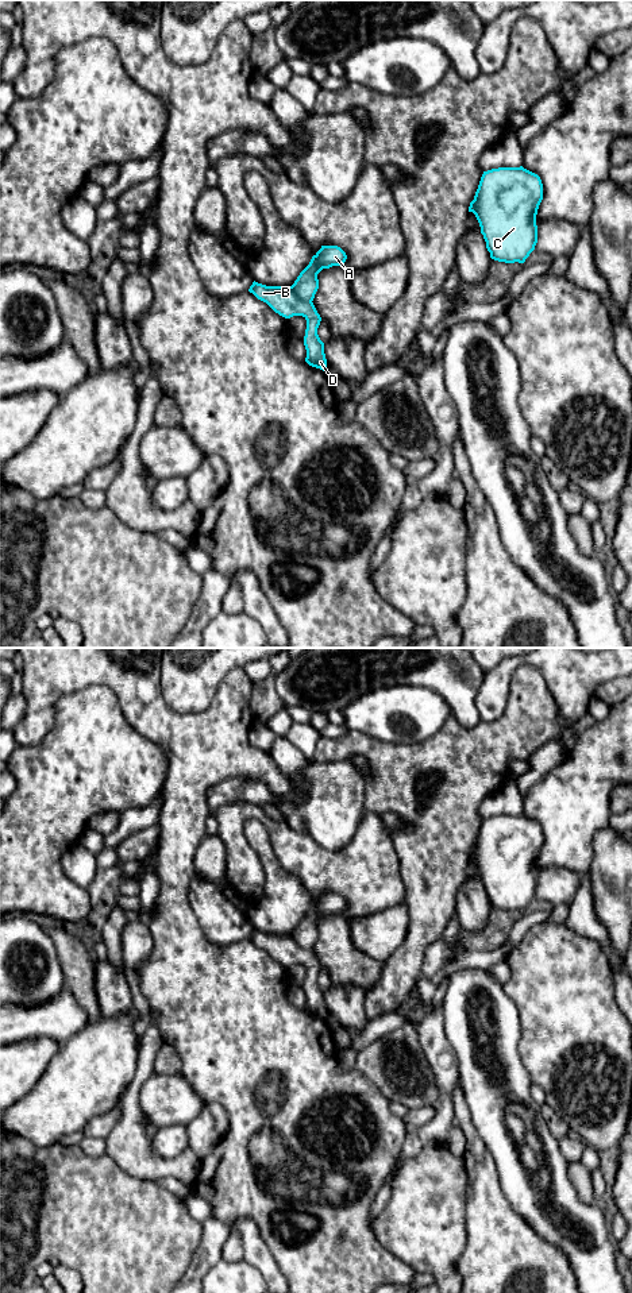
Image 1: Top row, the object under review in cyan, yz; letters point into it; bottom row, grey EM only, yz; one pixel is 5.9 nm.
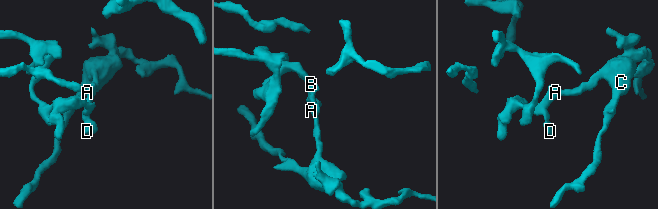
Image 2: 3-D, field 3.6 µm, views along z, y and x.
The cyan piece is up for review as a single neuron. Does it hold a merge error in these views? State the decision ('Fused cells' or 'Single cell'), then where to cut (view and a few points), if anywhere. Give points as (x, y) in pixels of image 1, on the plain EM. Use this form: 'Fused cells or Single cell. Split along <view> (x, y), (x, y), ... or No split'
Fused cells. Split along yz (291, 934), (300, 946), (311, 949)

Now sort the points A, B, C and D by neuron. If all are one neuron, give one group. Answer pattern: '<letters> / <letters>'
A C / B D

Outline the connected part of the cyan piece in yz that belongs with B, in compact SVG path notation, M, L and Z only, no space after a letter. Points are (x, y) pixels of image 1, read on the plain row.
M253 930L248 937L258 947L266 950L275 961L285 966L302 964L307 968L304 993L307 997L305 1010L323 1019L327 1018L324 991L317 983L321 965L312 949L300 947L292 934L266 934Z

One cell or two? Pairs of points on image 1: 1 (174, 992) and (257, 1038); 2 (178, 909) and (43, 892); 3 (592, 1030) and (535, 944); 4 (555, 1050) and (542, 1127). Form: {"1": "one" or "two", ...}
{"1": "one", "2": "two", "3": "one", "4": "two"}

